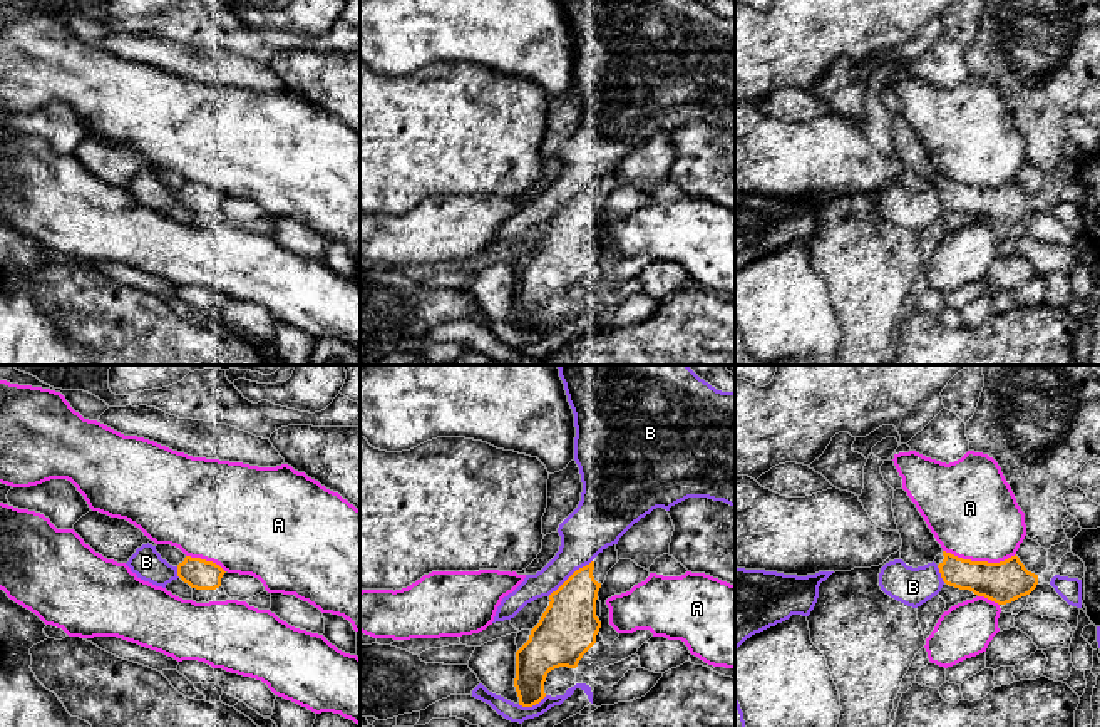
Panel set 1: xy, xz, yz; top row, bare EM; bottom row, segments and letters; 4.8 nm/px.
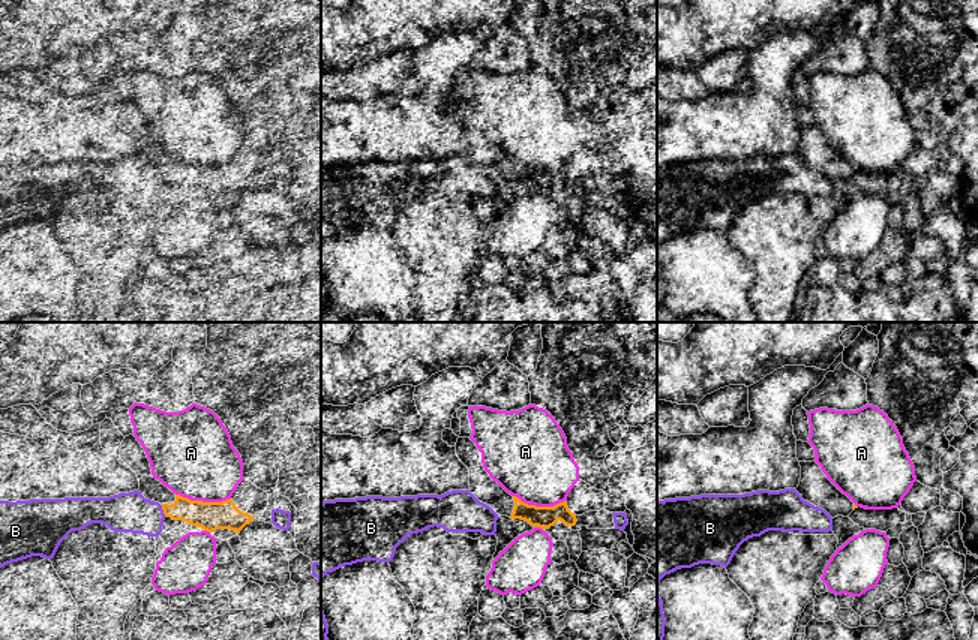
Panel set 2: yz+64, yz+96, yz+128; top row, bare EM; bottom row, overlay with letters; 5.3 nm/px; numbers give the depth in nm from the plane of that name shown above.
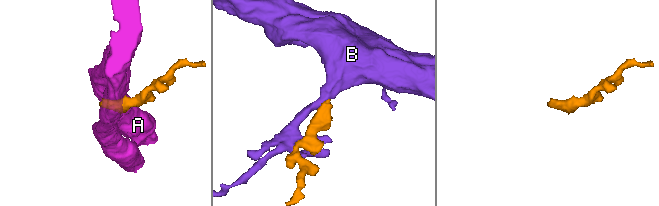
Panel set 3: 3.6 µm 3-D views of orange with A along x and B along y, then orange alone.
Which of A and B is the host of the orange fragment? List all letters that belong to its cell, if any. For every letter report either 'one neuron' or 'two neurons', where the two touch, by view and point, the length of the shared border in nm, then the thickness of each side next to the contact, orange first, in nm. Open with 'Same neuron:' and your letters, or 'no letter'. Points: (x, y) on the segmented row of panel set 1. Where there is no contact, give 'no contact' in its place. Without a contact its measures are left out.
Same neuron: no letter
A: two neurons | yz (980, 562) | 360 nm | 200/440 nm
B: two neurons | xz (571, 575) | 280 nm | 280/240 nm

